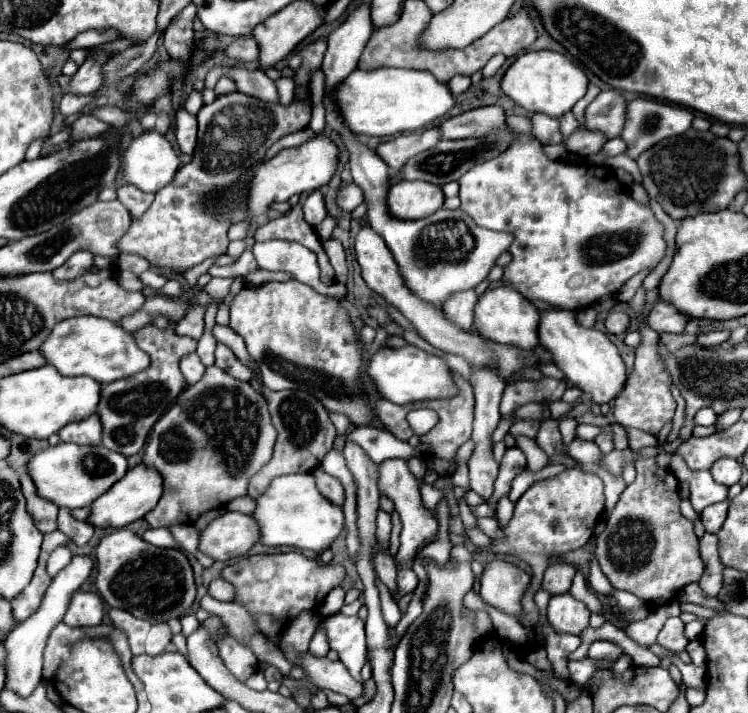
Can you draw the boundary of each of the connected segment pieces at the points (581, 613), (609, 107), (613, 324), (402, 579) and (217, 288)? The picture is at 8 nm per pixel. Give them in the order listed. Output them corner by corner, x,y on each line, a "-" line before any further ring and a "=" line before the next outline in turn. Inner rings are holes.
568,592
550,598
548,606
548,622
560,634
576,634
580,636
584,628
588,628
590,612
588,608
574,600
=
618,90
600,92
594,102
586,108
586,128
600,130
608,138
620,136
624,128
624,96
=
612,310
610,314
608,314
608,318
606,318
606,330
610,332
610,334
624,334
624,332
628,332
628,328
630,328
630,316
626,314
626,312
622,312
622,310
=
400,570
398,572
398,588
400,588
400,596
410,594
418,584
418,576
414,574
414,570
=
212,278
212,280
206,284
204,290
206,290
210,296
222,300
222,298
228,294
232,282
234,282
234,278

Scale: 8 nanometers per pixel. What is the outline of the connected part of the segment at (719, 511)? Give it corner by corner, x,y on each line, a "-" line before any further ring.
728,500
718,502
718,504
710,504
708,508
704,508
700,514
704,530
710,534
718,534
718,530
722,528
722,524
726,520
726,514
728,514

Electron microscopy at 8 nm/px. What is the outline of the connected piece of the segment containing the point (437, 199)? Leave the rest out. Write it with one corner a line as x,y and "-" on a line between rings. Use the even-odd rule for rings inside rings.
398,182
388,190
386,208
394,218
420,220
442,208
444,194
436,184

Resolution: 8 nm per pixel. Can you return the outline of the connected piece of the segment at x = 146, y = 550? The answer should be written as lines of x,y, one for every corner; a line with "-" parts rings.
118,530
102,538
96,548
96,566
96,588
104,602
150,624
186,616
196,600
192,566
184,552
178,548
156,548
132,530

